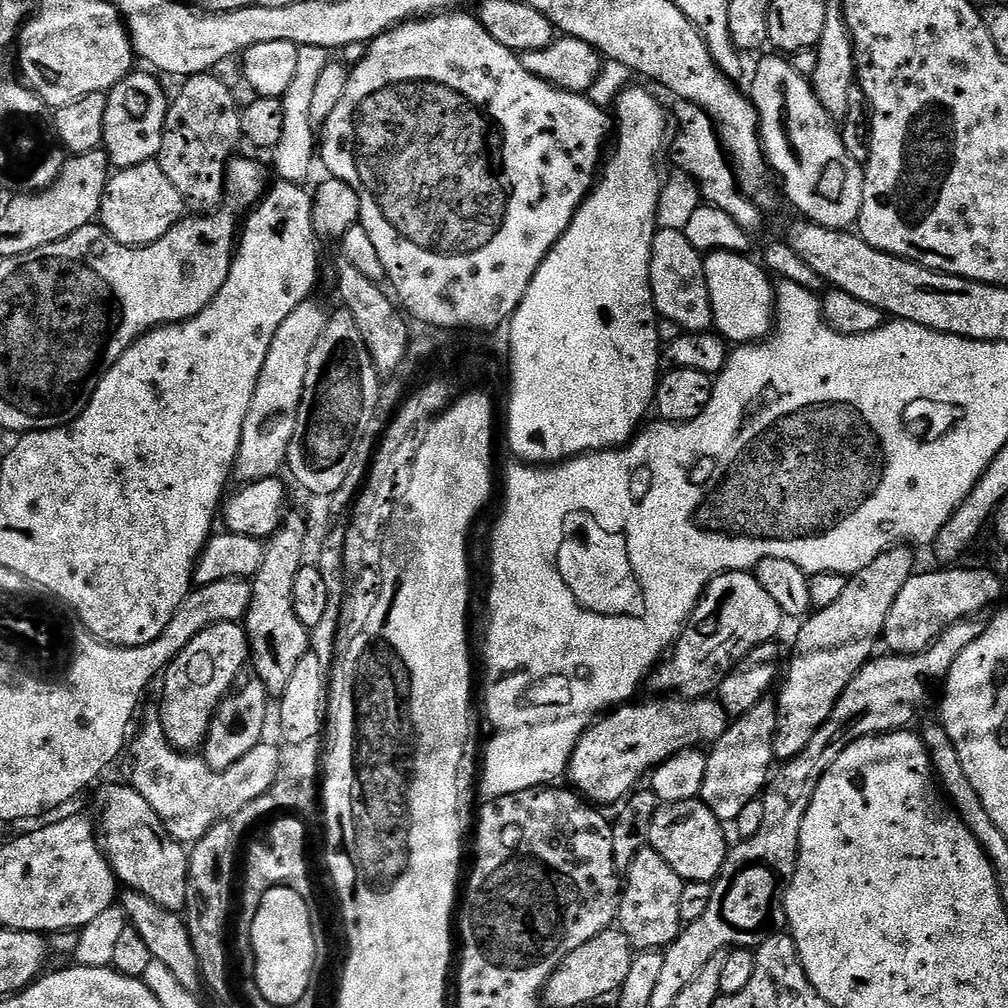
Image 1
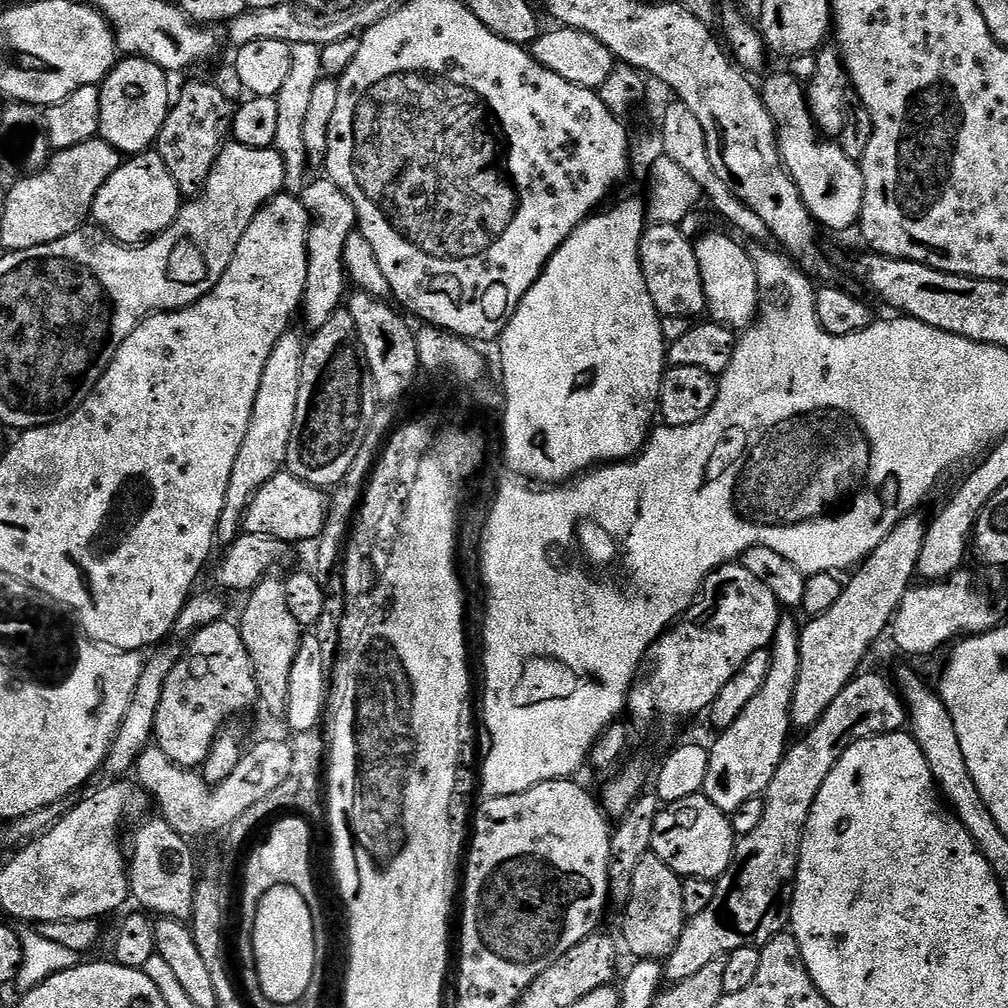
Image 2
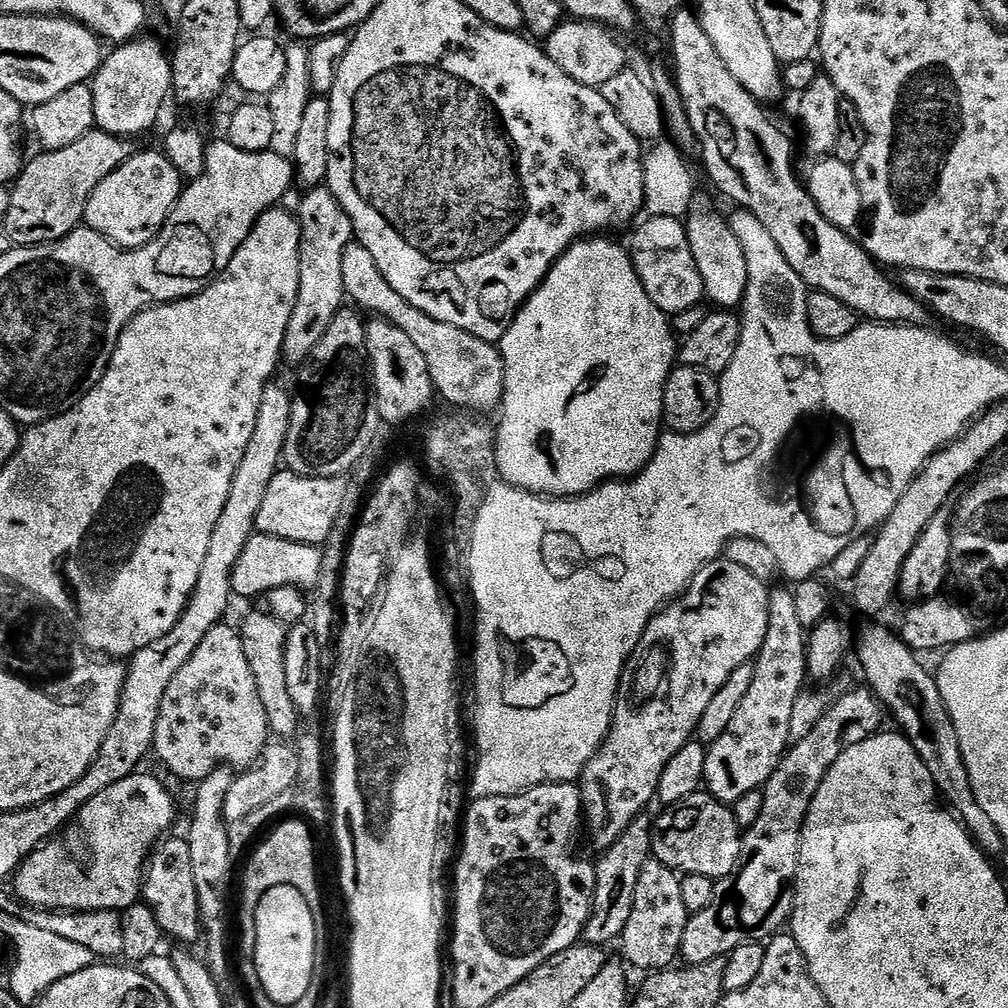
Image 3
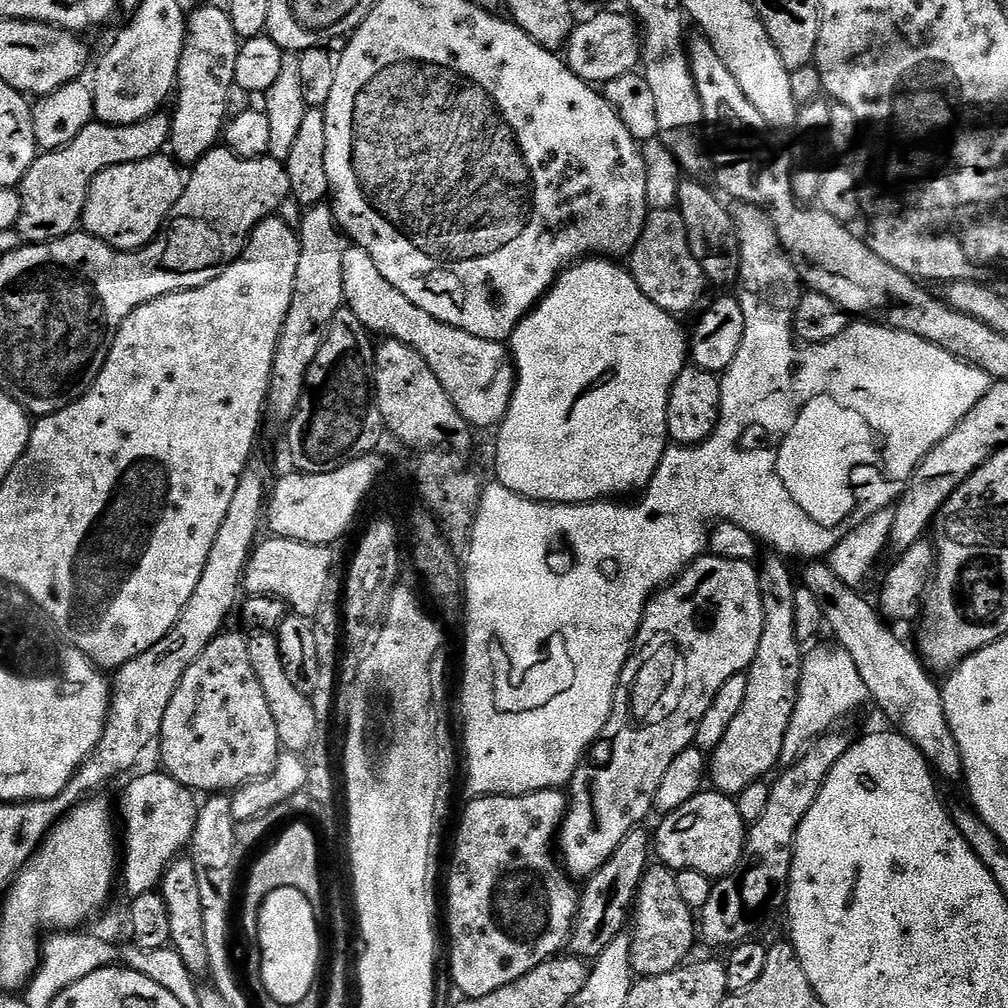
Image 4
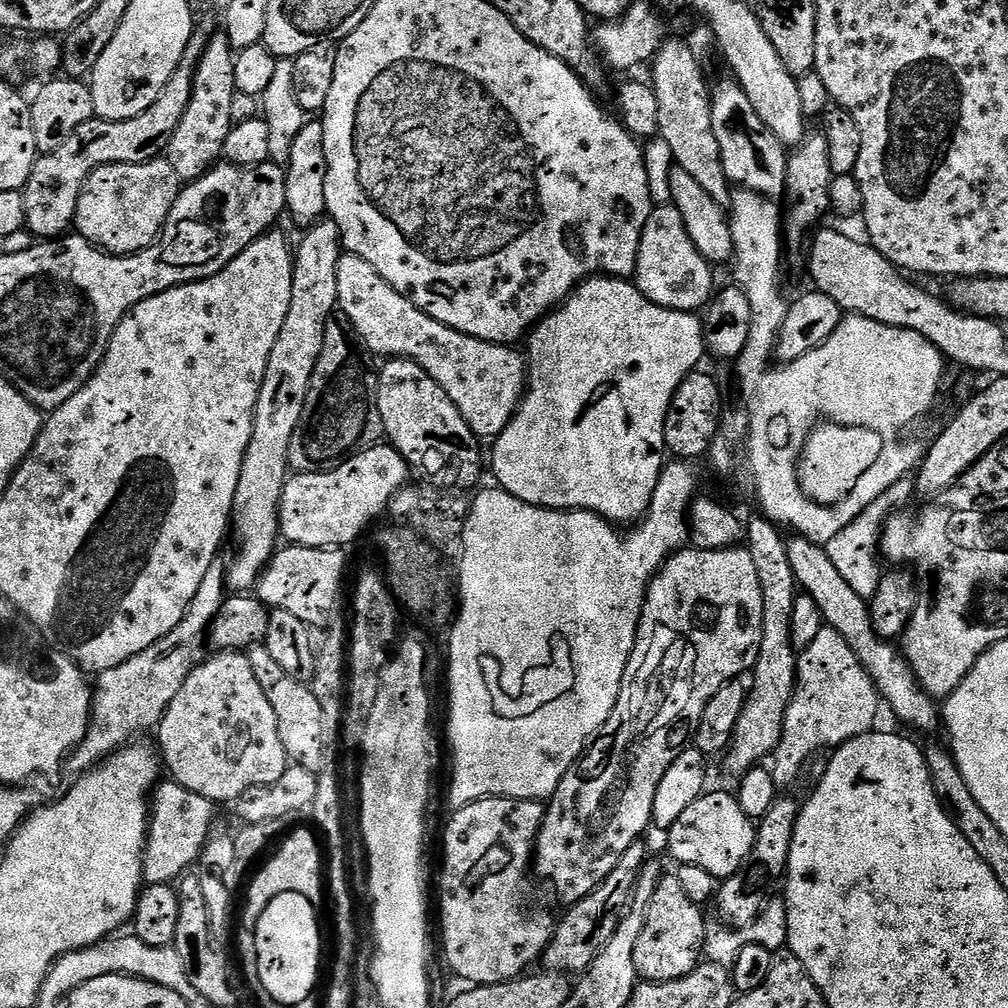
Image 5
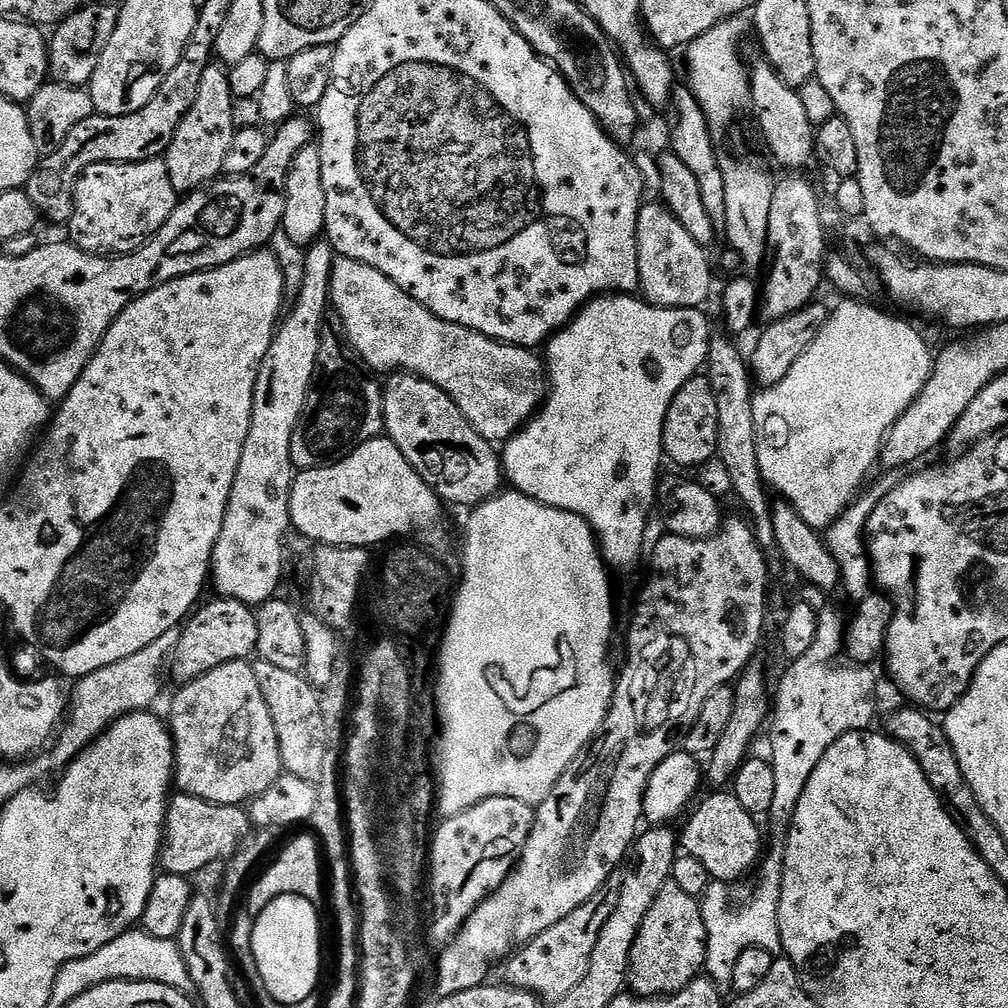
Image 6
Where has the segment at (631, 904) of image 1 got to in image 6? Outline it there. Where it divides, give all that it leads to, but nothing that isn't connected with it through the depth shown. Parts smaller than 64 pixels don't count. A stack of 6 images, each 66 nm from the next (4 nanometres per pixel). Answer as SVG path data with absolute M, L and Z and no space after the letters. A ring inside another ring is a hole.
M671 882L664 885L664 889L654 898L654 906L646 914L642 926L638 930L638 938L630 950L628 963L628 984L631 991L638 996L672 996L678 990L690 986L690 982L697 979L704 972L704 959L708 953L708 935L702 918L700 901L697 897L686 894Z

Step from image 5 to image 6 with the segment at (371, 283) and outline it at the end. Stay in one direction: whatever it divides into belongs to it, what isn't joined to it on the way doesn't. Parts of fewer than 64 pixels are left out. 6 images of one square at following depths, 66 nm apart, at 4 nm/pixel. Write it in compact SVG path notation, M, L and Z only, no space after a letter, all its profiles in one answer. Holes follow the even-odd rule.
M336 256L332 262L330 294L331 307L344 323L344 335L373 373L413 372L415 376L434 382L434 386L438 386L456 403L458 410L462 410L470 426L474 426L482 438L507 442L543 405L549 390L548 377L545 361L541 357L539 360L535 351L517 348L515 344L503 344L501 340L492 340L473 328L464 328L461 324L451 324L438 318L374 266L366 266L354 258Z

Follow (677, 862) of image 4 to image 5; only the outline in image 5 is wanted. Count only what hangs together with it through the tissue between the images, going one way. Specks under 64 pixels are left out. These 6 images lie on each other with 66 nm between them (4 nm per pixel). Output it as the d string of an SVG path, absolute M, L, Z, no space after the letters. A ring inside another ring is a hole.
M708 790L703 796L690 802L686 810L682 810L678 822L667 829L666 836L668 852L676 859L677 865L702 866L706 874L723 882L747 865L756 837L756 824L749 816L742 814L742 806L731 791Z

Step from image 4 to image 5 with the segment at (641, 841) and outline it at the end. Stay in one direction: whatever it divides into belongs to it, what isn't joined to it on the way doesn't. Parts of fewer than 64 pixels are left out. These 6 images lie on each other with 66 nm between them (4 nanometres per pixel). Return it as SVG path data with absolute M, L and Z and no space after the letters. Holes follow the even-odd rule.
M643 839L635 840L618 858L618 866L606 874L606 878L598 887L586 894L577 904L567 909L568 913L559 917L556 933L542 955L542 964L545 969L561 974L583 974L594 962L594 958L610 940L622 913L629 907L632 899L632 889L636 887L636 878L649 859L648 848Z

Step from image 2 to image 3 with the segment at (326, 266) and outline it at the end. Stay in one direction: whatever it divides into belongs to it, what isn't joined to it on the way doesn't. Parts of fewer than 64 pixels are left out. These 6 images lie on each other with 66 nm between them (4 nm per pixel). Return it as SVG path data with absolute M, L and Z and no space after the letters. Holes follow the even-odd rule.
M327 186L307 189L301 198L301 208L298 213L300 221L300 233L302 234L302 246L300 247L300 286L298 298L294 304L294 314L290 314L290 326L286 326L286 338L282 356L285 361L292 364L303 365L309 359L318 342L322 342L322 334L330 330L330 322L334 322L336 315L346 304L346 293L342 278L342 254L347 244L353 243L354 233L352 223L346 214L346 210L334 198L334 194Z

